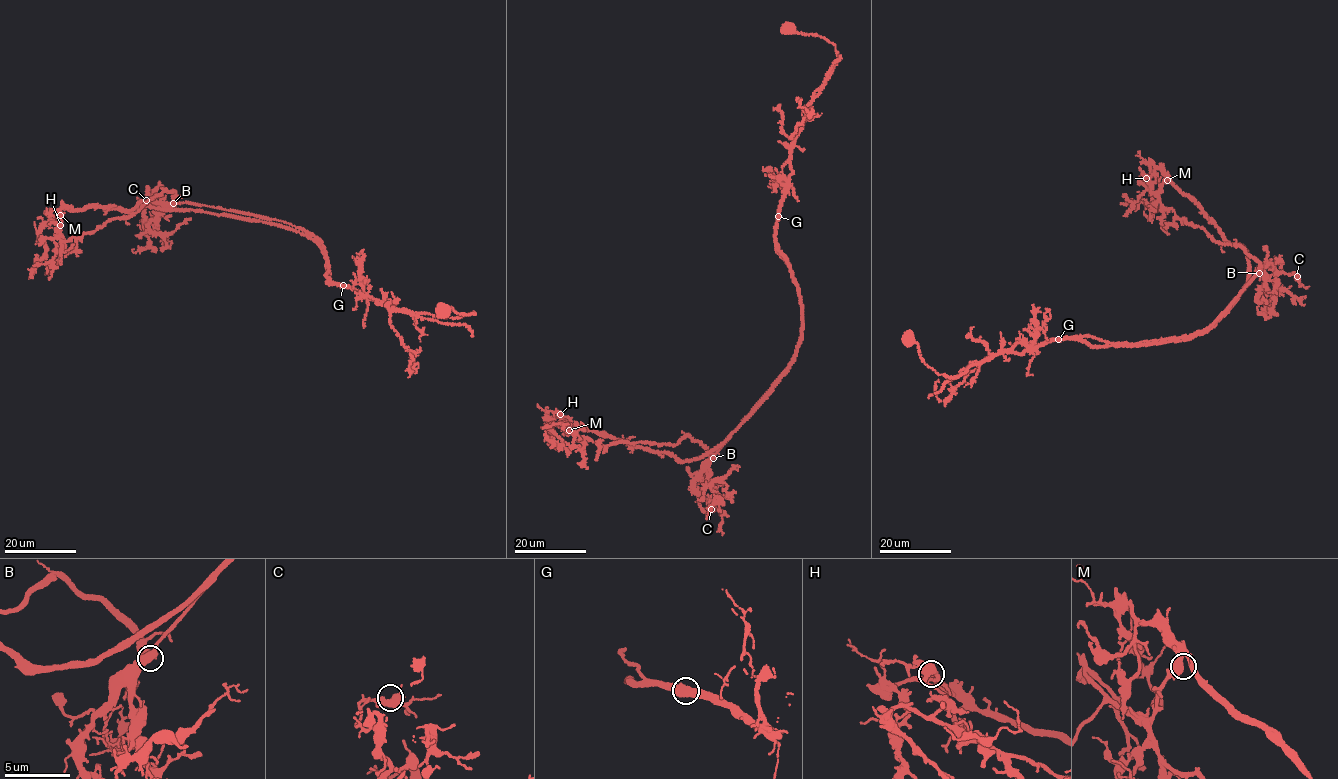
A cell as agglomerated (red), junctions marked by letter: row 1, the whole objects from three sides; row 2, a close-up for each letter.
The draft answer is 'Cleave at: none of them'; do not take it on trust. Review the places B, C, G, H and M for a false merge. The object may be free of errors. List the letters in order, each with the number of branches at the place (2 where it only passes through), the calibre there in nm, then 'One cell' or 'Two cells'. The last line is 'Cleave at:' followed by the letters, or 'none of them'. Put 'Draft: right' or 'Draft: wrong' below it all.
B: Branches: 3. Thickness 480 nm. One cell
C: Branches: 3. Thickness 550 nm. One cell
G: Branches: 2. Thickness 550 nm. Two cells
H: Branches: 2. Thickness 600 nm. One cell
M: Branches: 2. Thickness 650 nm. One cell
Cleave at: G
Draft: wrong

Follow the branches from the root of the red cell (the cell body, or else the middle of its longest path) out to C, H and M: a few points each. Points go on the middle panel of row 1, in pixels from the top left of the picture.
C: (786, 26), (826, 38), (837, 56), (795, 137), (775, 234), (801, 335), (698, 474), (699, 506), (711, 509)
H: (786, 26), (837, 56), (795, 137), (775, 237), (802, 306), (793, 361), (686, 461), (560, 414)
M: (786, 26), (826, 38), (837, 56), (795, 137), (775, 237), (802, 306), (793, 361), (697, 458), (569, 430)

